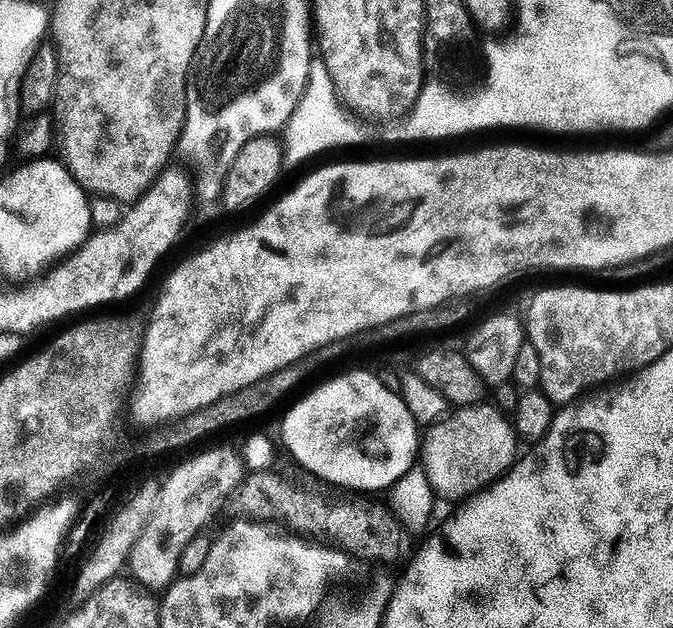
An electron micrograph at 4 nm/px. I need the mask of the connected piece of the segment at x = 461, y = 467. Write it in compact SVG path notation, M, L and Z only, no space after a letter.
M469 406L453 411L447 418L433 423L429 427L433 428L423 437L422 467L437 497L467 501L512 471L518 459L513 421L496 408L484 407Z

